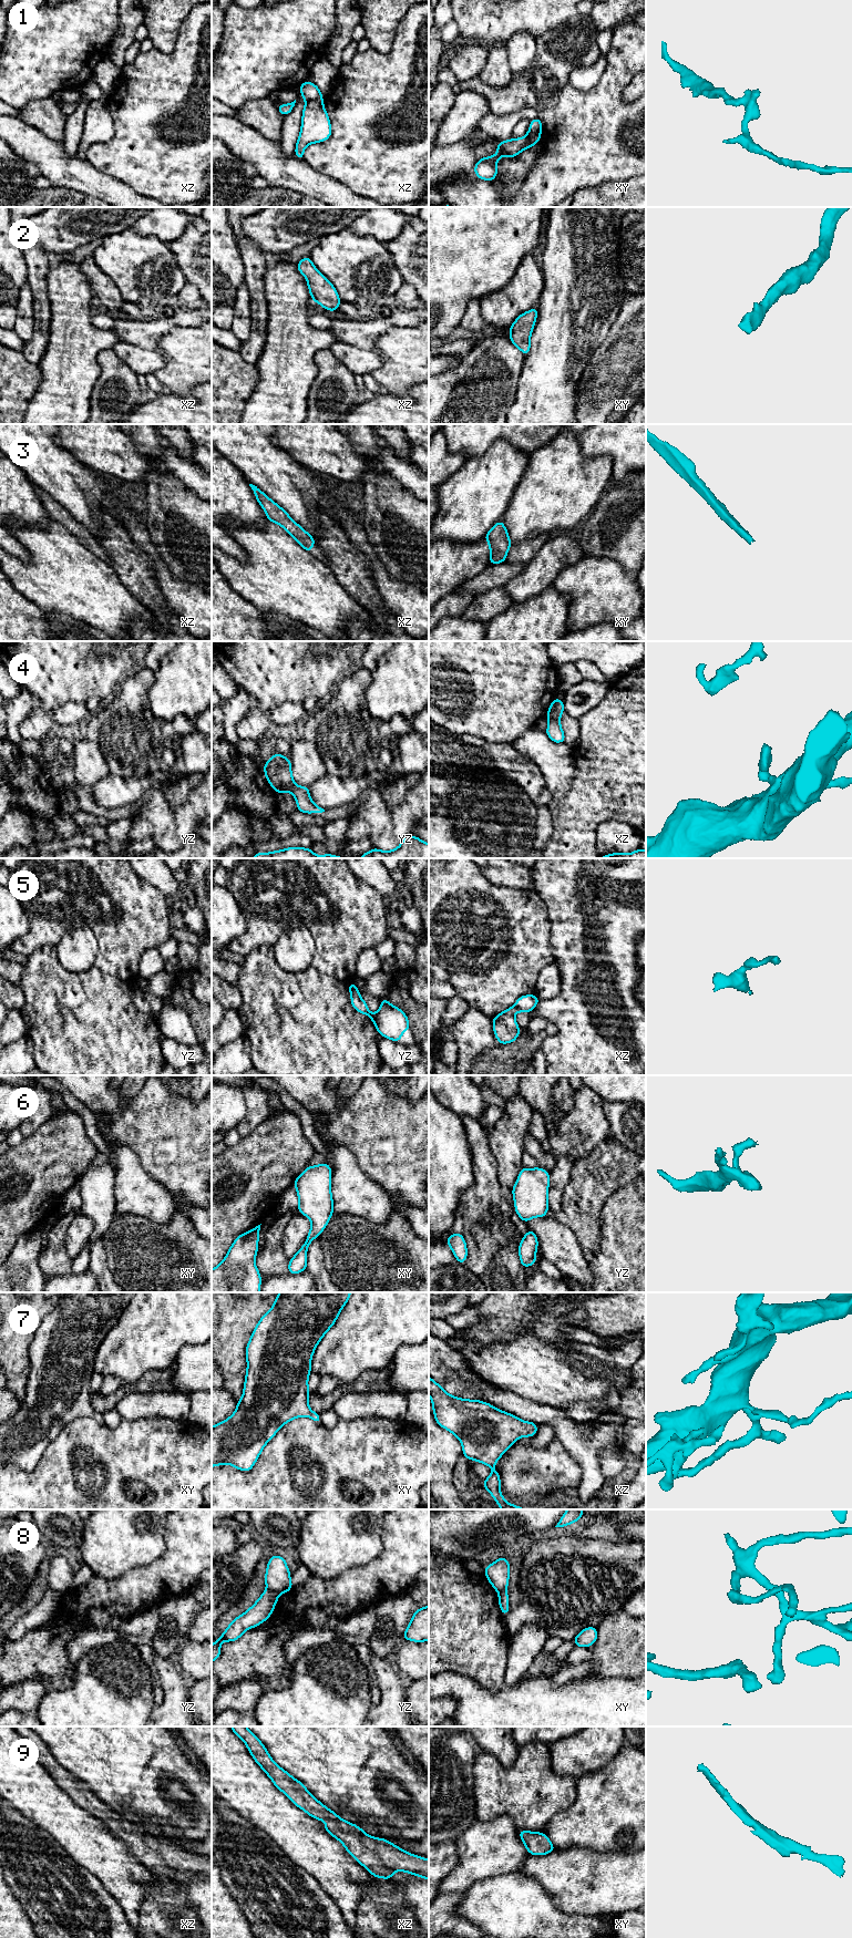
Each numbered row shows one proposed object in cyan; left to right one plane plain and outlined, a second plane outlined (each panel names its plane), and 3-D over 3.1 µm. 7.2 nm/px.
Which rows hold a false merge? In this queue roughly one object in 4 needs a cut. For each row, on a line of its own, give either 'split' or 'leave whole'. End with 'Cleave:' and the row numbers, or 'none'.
1: split
2: leave whole
3: leave whole
4: leave whole
5: leave whole
6: leave whole
7: leave whole
8: split
9: leave whole
Cleave: 1, 8

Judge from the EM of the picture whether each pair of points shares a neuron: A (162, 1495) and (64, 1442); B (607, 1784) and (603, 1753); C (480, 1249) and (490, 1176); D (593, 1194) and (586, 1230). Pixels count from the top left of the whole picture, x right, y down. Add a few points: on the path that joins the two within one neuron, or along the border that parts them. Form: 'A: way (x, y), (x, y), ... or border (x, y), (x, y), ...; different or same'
A: way (142, 1470), (130, 1457), (98, 1457), (90, 1450); same
B: border (622, 1745), (608, 1763), (601, 1769), (581, 1775); different
C: way (490, 1232), (493, 1224), (486, 1217), (486, 1194); same
D: way (586, 1203), (586, 1222); same

